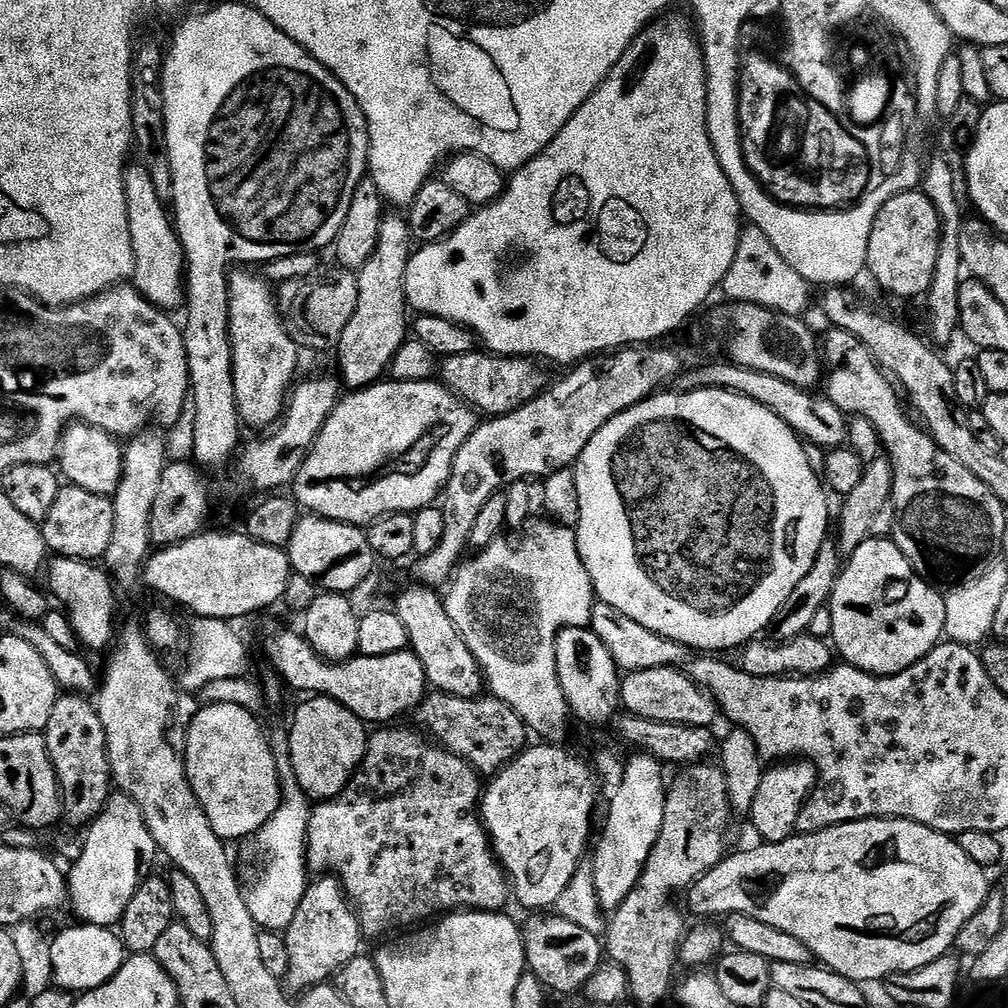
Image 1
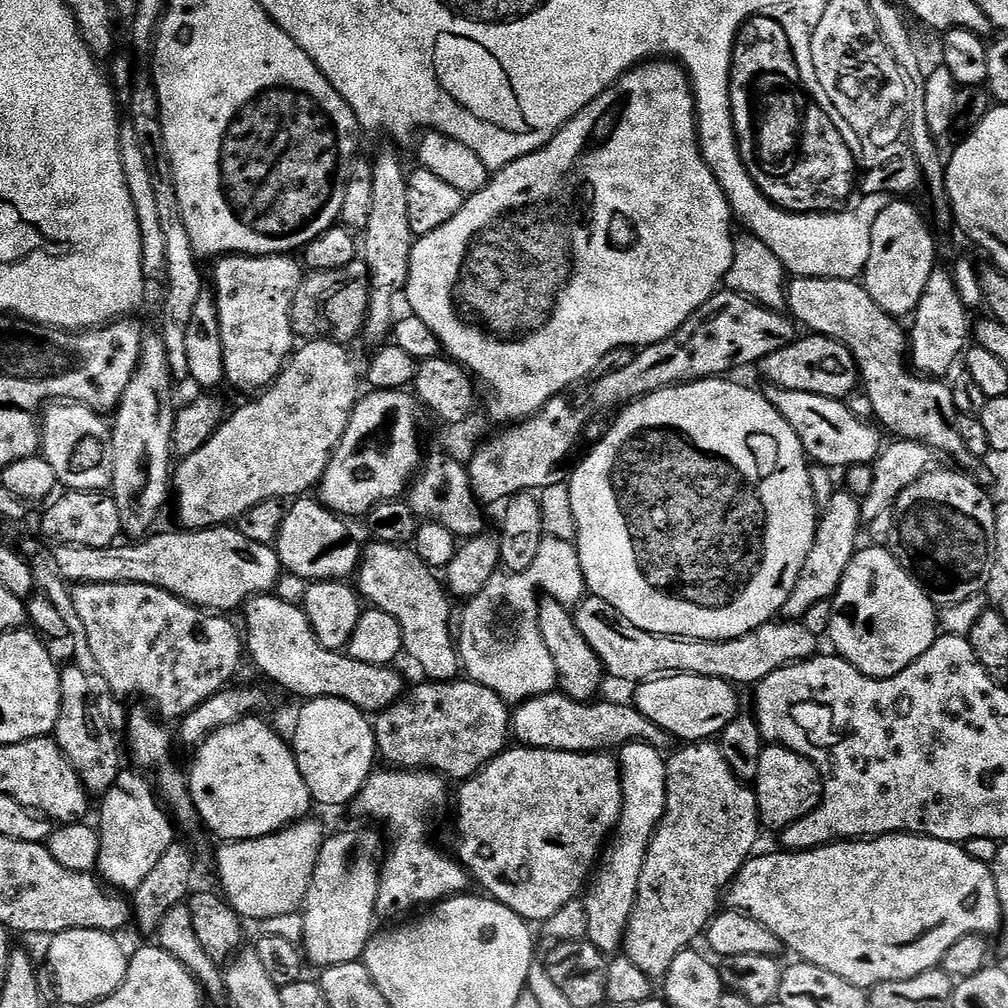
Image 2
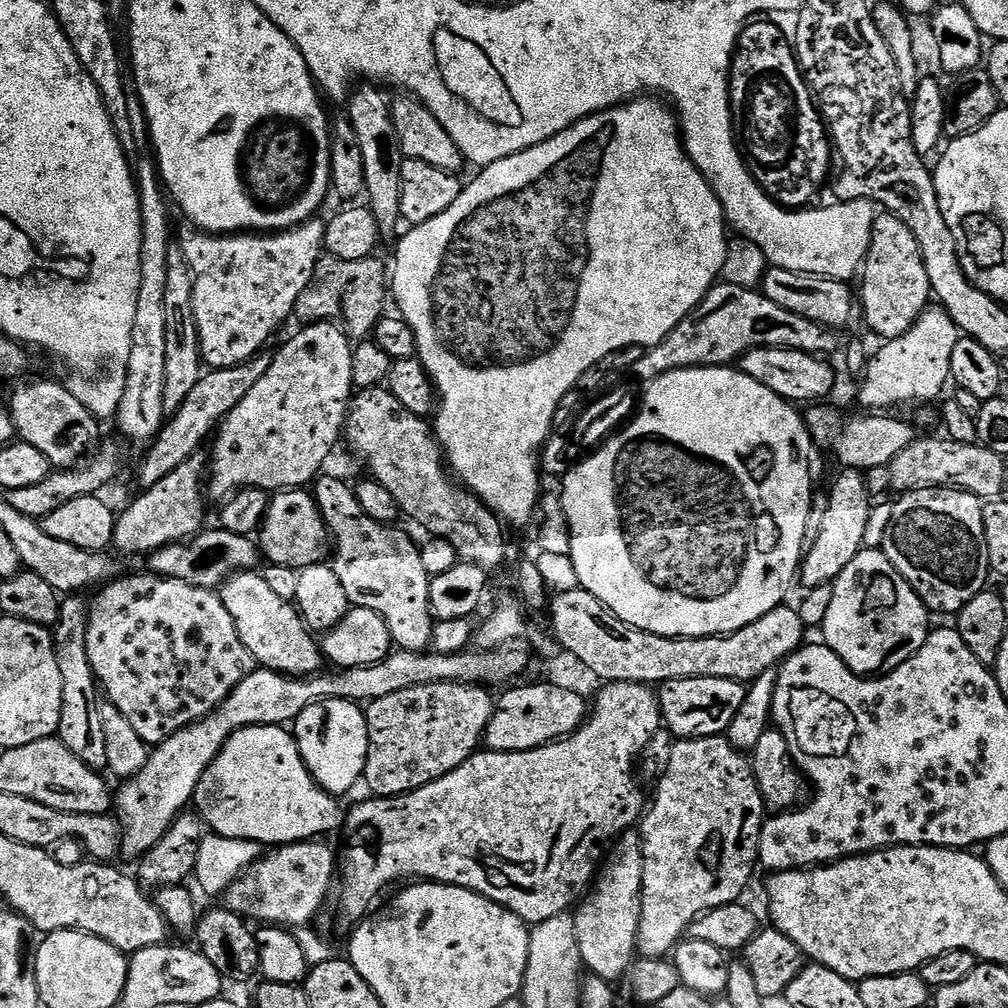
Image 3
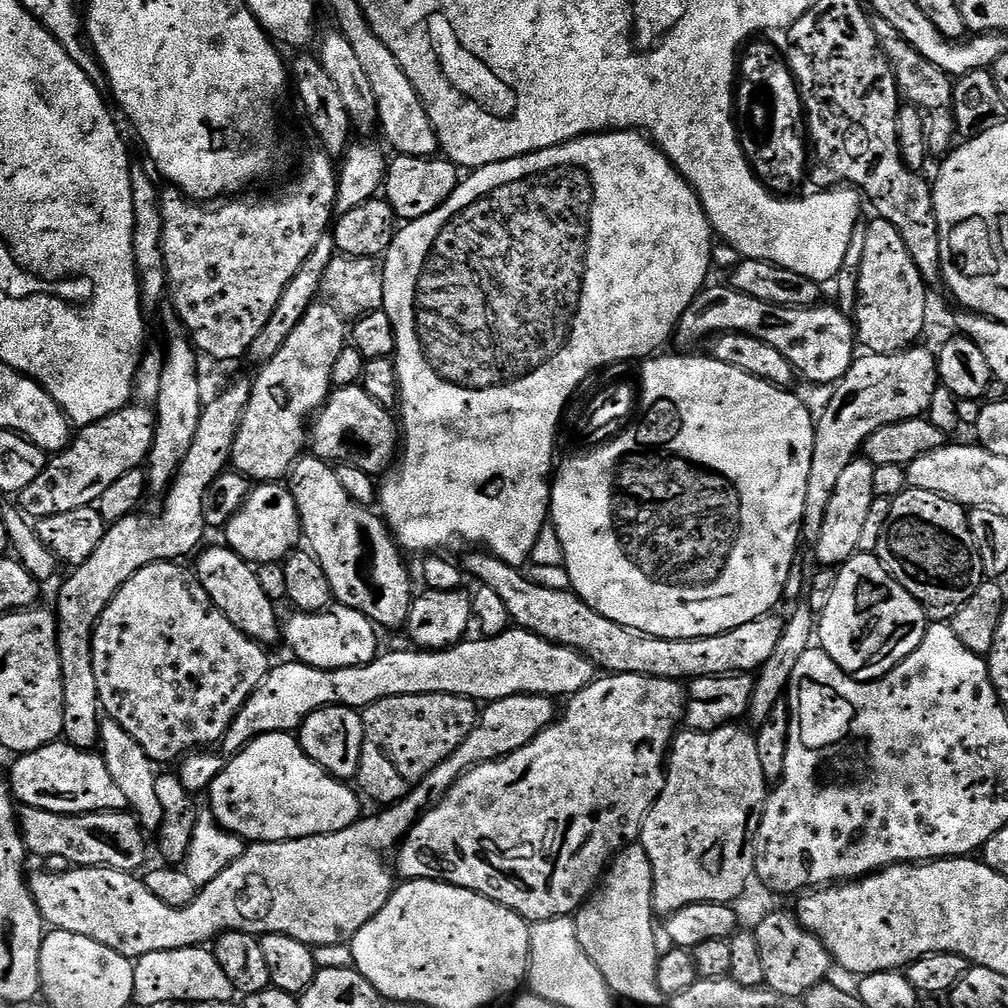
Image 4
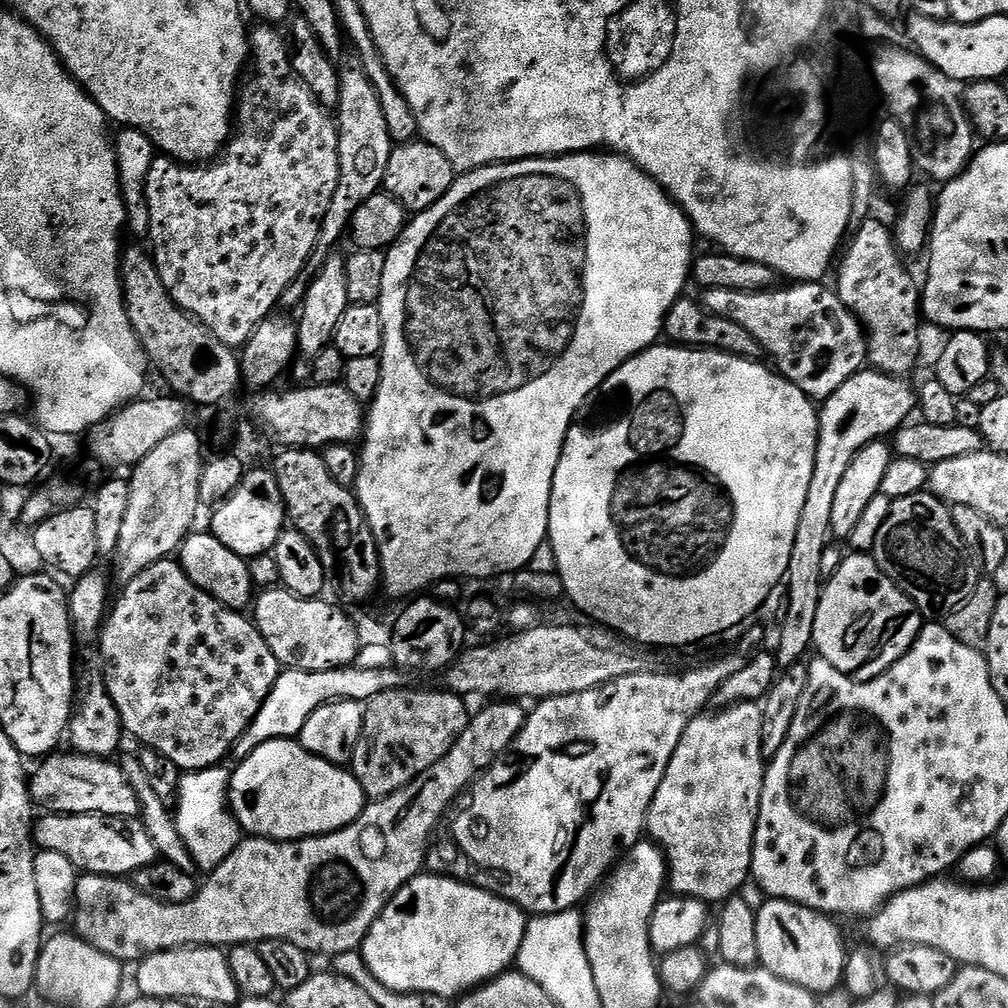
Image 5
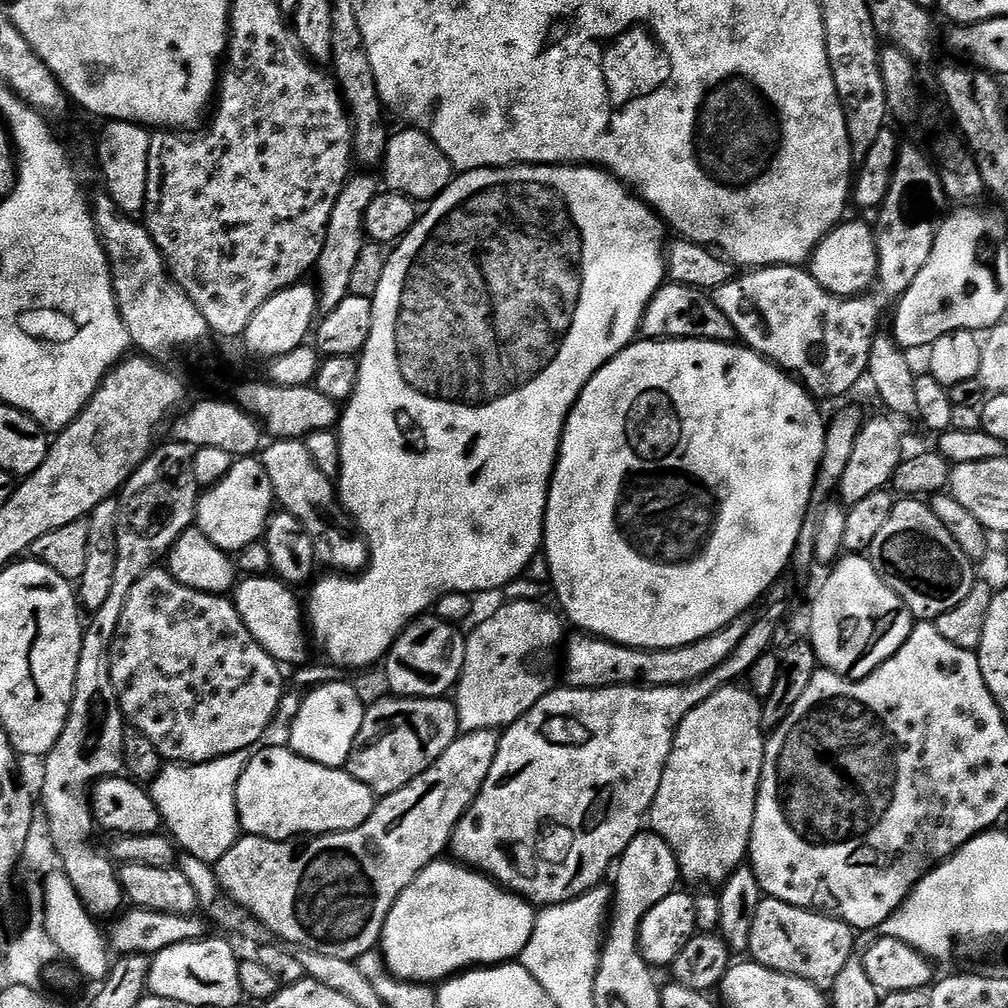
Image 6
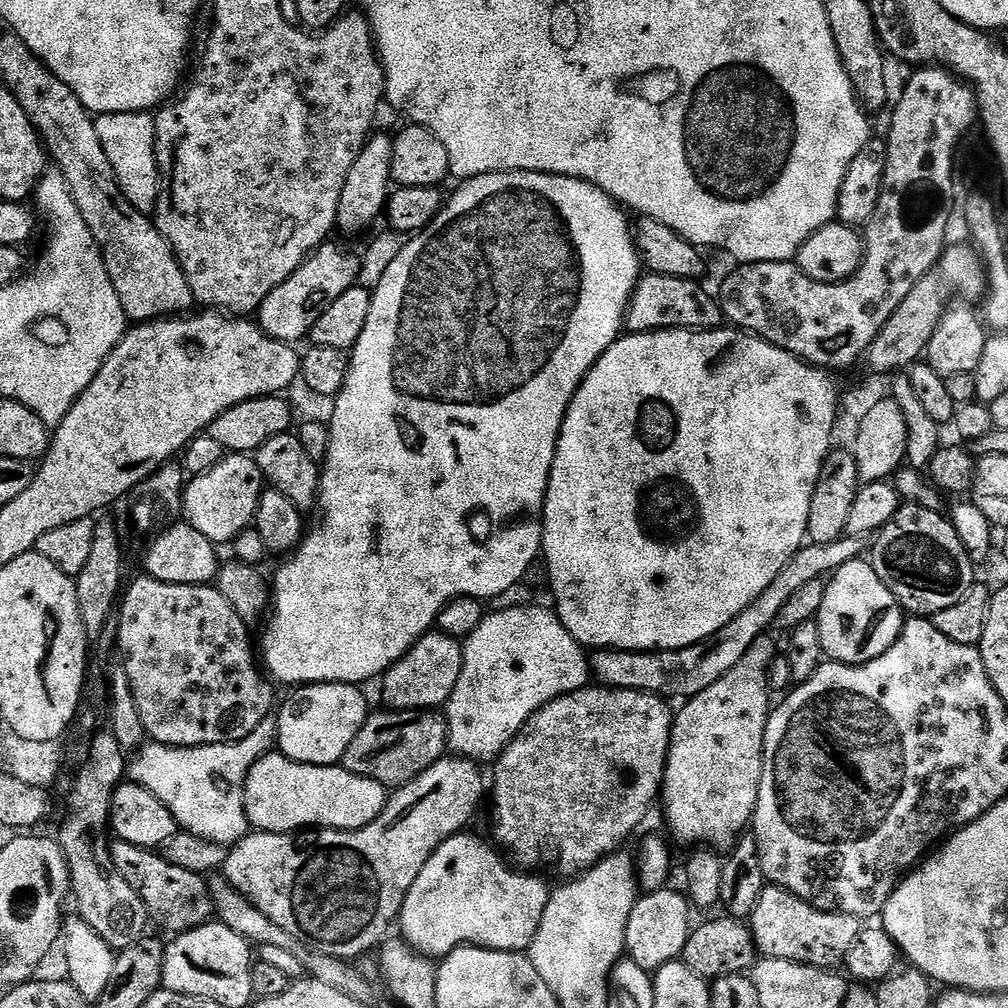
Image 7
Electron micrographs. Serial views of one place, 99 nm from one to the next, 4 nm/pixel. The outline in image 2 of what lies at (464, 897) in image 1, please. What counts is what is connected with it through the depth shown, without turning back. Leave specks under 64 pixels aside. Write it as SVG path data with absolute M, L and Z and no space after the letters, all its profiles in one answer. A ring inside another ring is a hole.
M380 766L377 767L373 772L369 774L366 778L366 782L362 786L362 790L358 795L356 795L356 799L352 801L350 808L351 811L354 810L356 812L361 812L364 817L369 821L377 820L378 823L381 824L382 827L388 828L388 857L383 857L382 863L380 864L380 885L377 888L376 894L376 911L379 913L381 917L384 916L396 916L399 912L408 912L411 908L420 908L423 904L428 904L427 906L435 906L440 903L441 900L447 900L450 896L462 896L465 895L469 891L468 884L470 885L470 873L467 868L464 867L463 864L460 863L459 859L447 856L446 853L443 852L440 848L435 848L434 845L428 841L428 835L432 832L432 827L436 824L436 819L439 818L440 815L444 812L444 807L449 807L450 804L450 792L448 796L448 787L450 787L449 781L445 779L445 777L441 776L438 772L430 772L427 770L413 770L410 768L393 768L391 766Z

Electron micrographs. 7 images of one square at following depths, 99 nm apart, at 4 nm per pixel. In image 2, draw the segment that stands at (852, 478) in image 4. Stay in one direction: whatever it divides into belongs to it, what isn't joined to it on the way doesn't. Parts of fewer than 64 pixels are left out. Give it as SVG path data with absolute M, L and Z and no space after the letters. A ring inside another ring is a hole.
M846 490L839 491L829 498L828 505L825 508L823 505L822 511L819 513L814 542L810 546L810 554L806 554L806 562L802 562L802 574L798 574L798 582L794 582L794 590L790 590L790 598L786 598L782 613L783 619L803 621L806 610L810 610L810 606L815 606L823 600L832 600L836 595L836 591L840 588L840 583L850 566L850 562L856 556L858 545L861 543L861 541L859 542L860 532L862 536L861 501Z

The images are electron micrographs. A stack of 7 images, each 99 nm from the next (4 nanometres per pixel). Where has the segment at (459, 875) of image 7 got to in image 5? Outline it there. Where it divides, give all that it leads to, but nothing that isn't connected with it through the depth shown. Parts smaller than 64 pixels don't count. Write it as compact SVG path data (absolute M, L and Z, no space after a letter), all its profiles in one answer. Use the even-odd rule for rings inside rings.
M439 874L415 876L382 910L362 945L366 966L395 992L463 997L517 963L525 913L509 900Z

